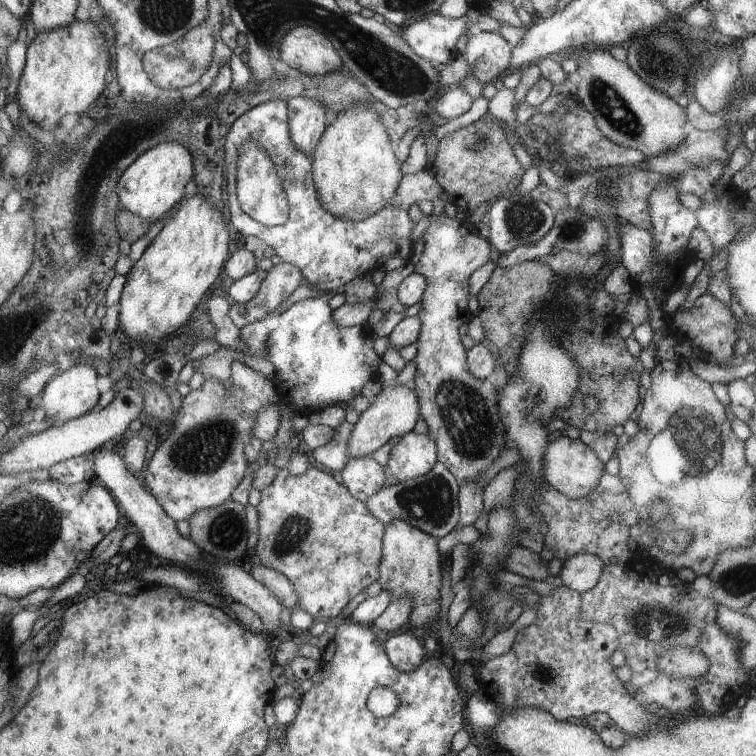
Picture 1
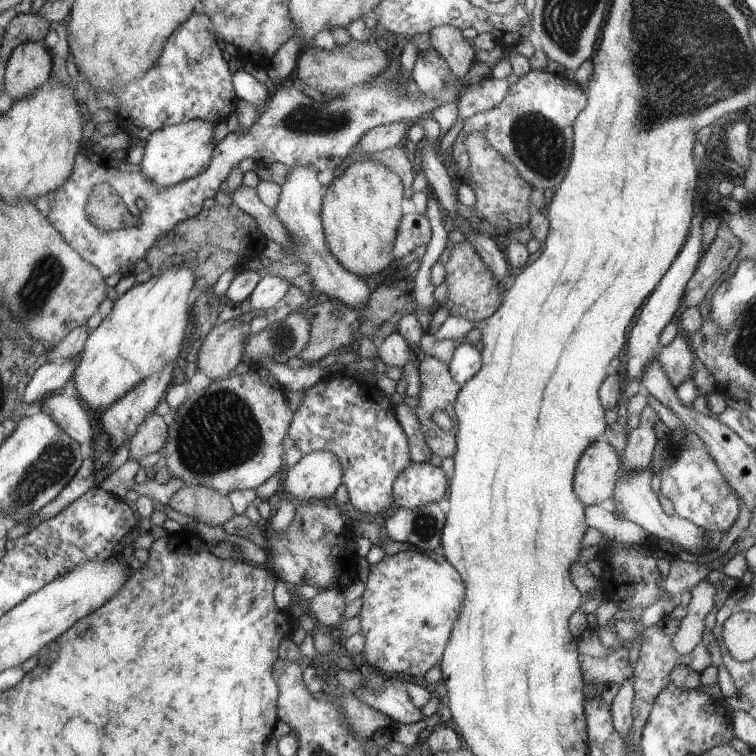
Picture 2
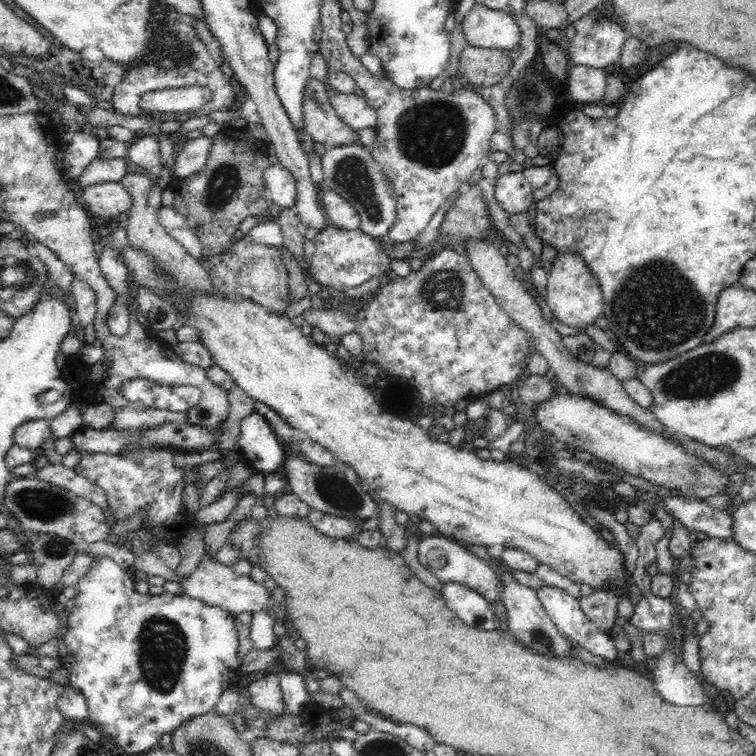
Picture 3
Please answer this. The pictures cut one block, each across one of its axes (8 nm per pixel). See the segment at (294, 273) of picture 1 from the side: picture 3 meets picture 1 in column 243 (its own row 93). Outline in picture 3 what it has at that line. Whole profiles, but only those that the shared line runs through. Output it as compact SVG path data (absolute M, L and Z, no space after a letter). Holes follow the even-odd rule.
M310 76L304 93L304 131L310 134L314 142L331 148L359 141L355 130L346 125L330 105L324 83Z

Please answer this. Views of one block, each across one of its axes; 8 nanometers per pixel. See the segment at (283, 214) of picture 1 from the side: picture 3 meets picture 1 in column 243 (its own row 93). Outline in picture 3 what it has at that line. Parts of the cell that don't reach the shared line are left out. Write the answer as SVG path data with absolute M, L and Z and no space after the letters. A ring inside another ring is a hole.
M201 86L186 89L154 90L143 95L142 114L152 112L192 113L202 108L210 100L210 90Z

